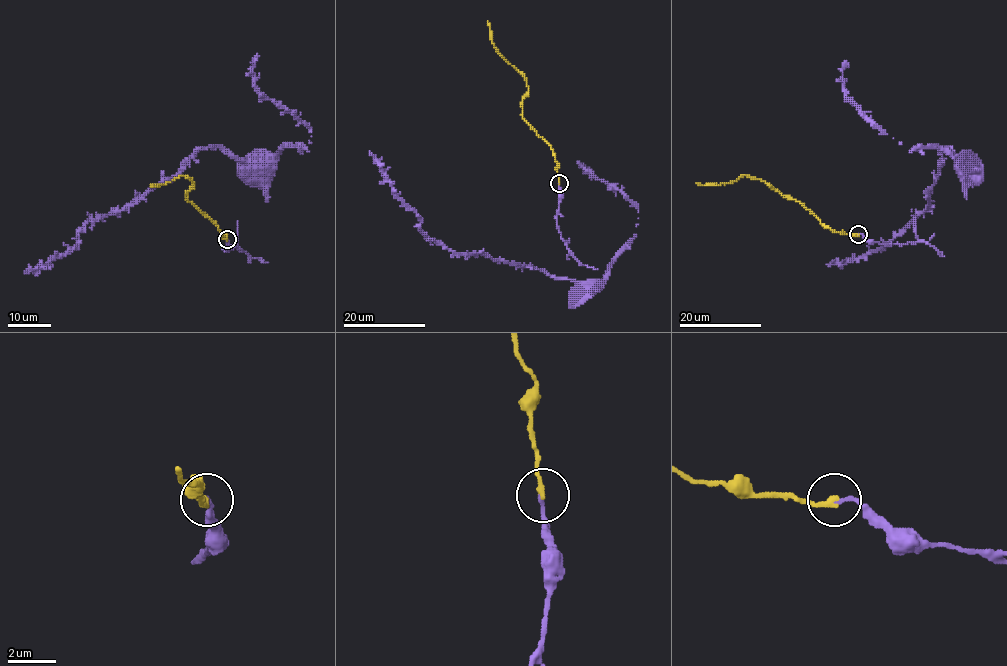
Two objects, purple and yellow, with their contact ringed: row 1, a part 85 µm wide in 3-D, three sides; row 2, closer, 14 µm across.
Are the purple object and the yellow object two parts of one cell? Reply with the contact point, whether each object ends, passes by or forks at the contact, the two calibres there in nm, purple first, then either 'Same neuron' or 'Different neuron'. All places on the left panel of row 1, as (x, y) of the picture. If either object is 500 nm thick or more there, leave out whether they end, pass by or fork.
Place: (227, 239). At the ring purple ends. At the ring yellow ends. Thickness 200 nm (purple) against 280 nm. Same neuron

